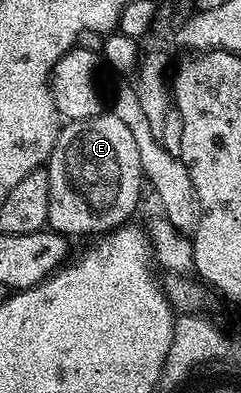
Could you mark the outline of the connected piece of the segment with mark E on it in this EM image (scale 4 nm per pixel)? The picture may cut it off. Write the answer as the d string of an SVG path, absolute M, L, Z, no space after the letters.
M103 111L97 113L95 117L88 119L80 119L79 121L66 121L59 128L58 138L50 152L50 159L45 166L48 175L48 225L55 233L63 235L71 235L70 233L94 233L90 235L101 235L109 233L112 229L118 229L119 226L127 224L131 220L130 217L134 213L134 208L138 205L138 200L142 197L142 189L144 190L144 178L142 176L142 168L140 167L140 151L136 151L136 143L132 139L132 131L128 131L128 127L124 123L120 123L120 119L116 119L113 111Z

